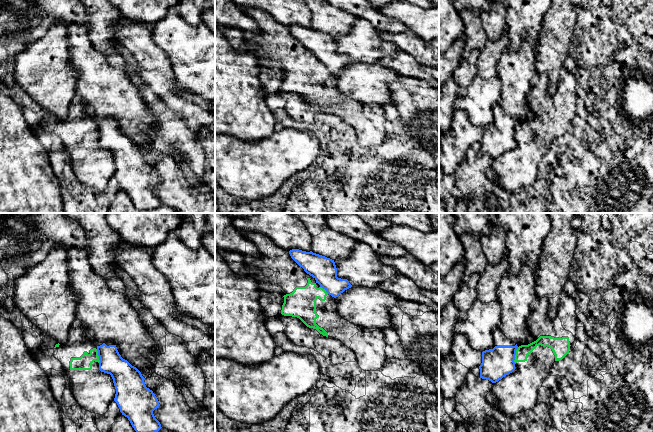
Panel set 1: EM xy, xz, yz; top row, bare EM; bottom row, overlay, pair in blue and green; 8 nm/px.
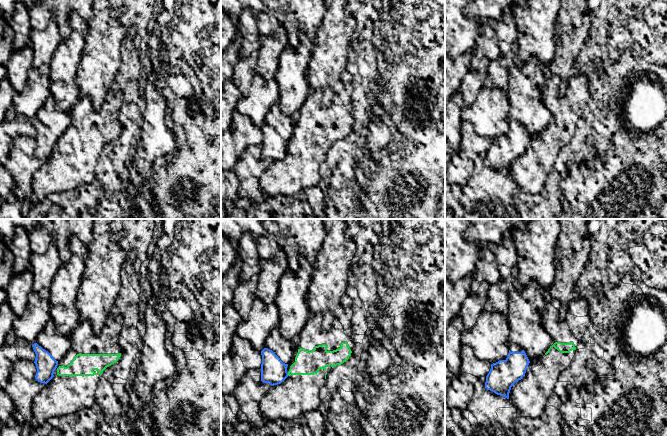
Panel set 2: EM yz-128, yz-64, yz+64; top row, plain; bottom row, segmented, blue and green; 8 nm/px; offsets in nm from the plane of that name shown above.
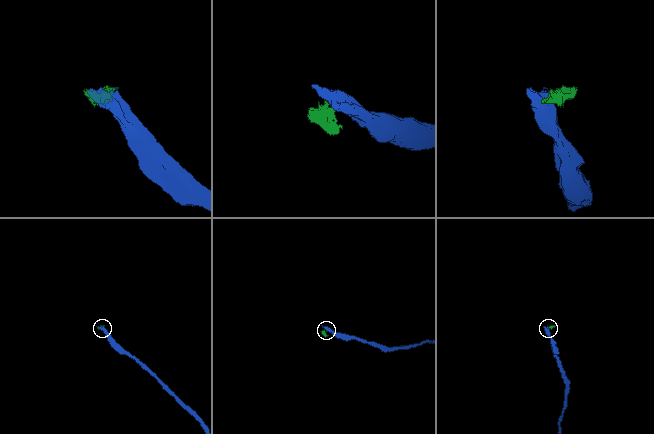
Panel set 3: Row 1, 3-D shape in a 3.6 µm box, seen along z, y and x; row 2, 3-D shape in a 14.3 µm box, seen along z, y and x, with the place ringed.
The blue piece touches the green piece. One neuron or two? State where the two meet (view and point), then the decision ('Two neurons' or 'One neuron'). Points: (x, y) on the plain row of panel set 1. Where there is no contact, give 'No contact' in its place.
Touches blue at yz (515, 130). Two neurons

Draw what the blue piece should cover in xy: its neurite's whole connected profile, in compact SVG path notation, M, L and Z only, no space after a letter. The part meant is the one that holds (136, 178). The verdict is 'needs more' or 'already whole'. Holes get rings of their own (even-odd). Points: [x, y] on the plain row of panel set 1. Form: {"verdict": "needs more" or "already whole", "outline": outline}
{"verdict": "needs more", "outline": "M96 116L99 132L99 146L110 150L116 165L114 177L122 191L128 194L137 209L158 208L162 203L153 187L160 180L152 166L146 163L141 148L119 130L111 117L99 119Z"}

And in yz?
{"verdict": "needs more", "outline": "M500 104L493 108L494 124L482 128L480 154L496 159L515 146L518 122Z"}

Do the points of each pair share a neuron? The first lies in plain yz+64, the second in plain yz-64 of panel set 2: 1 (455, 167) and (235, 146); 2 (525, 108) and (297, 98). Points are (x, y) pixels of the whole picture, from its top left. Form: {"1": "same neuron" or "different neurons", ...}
{"1": "same neuron", "2": "same neuron"}

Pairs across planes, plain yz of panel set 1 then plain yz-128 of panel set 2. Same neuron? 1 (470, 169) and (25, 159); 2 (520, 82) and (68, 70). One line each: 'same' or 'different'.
1: same
2: same

